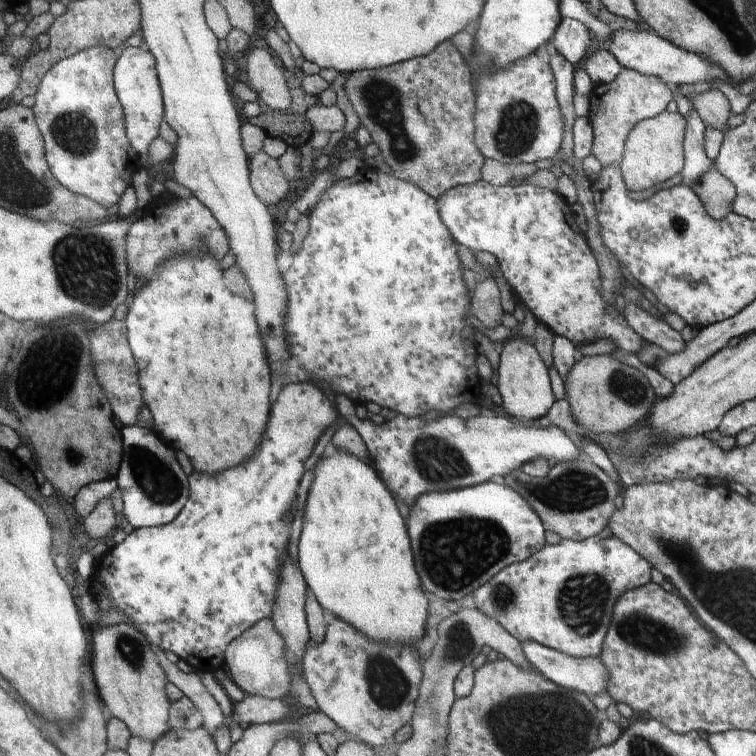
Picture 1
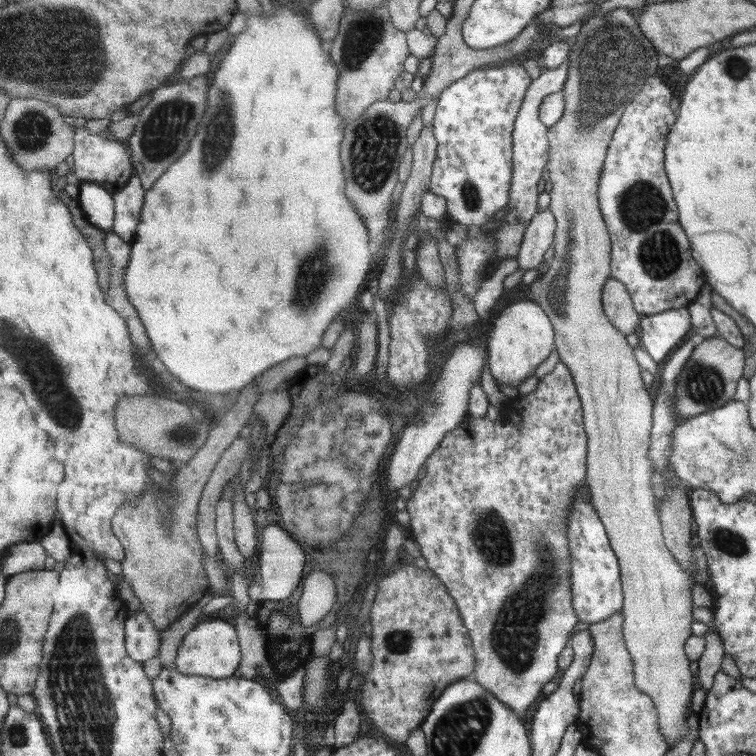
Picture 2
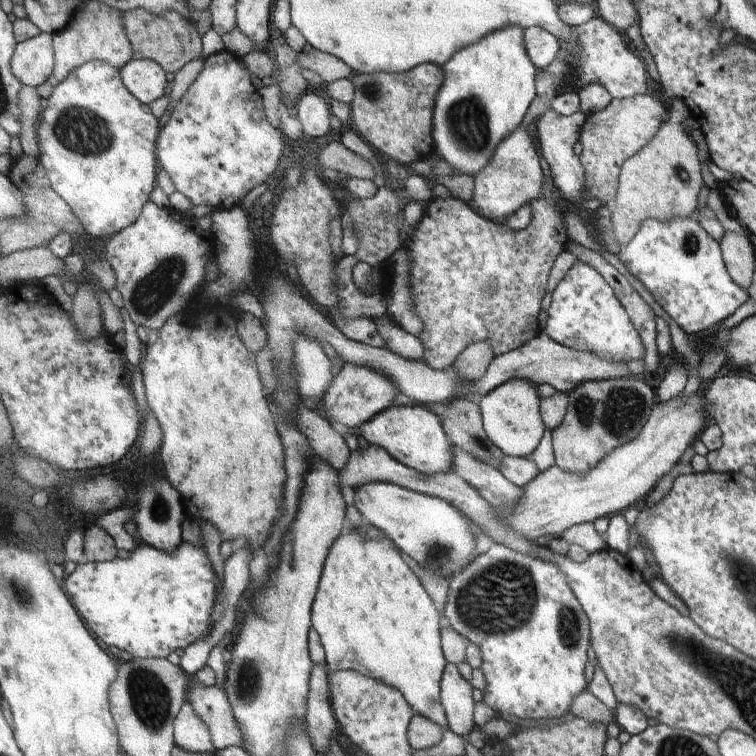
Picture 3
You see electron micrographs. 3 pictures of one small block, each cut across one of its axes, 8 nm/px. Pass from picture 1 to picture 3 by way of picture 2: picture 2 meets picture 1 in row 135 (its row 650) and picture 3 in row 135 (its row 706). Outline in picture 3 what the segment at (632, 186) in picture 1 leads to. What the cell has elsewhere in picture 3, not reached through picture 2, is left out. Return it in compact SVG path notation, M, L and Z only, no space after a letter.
M668 120L659 126L645 148L623 162L615 199L604 205L609 210L611 230L617 246L627 246L639 224L647 218L665 222L675 216L690 217L696 208L697 194L704 185L697 151L696 144L683 132L680 124Z

